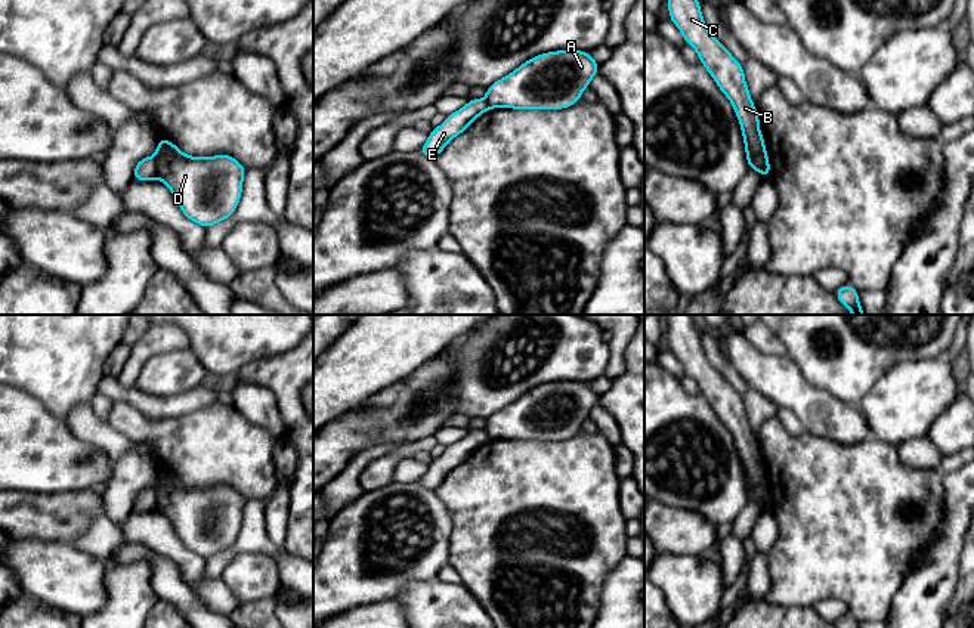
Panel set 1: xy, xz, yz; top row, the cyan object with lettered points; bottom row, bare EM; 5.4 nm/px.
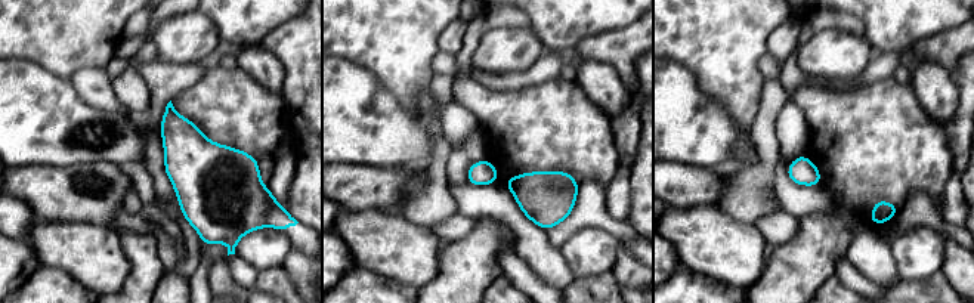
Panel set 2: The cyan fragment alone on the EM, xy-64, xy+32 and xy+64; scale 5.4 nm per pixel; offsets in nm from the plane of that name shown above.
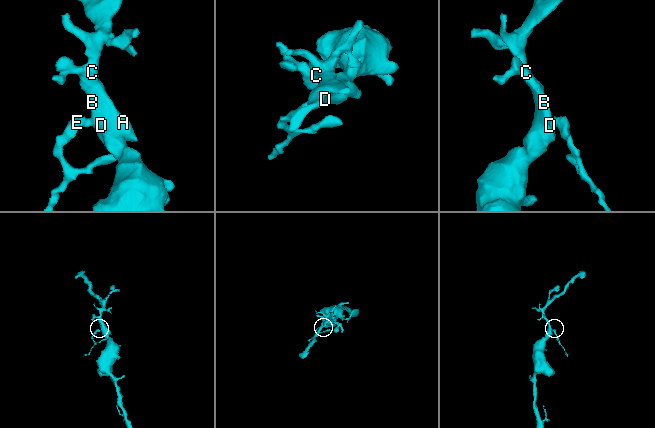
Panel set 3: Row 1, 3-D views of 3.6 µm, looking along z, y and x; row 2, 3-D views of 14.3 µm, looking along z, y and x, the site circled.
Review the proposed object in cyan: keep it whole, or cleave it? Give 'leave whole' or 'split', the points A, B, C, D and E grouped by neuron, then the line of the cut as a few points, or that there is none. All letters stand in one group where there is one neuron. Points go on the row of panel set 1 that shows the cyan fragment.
split | A B C D / E | xy (154, 155), (157, 176)

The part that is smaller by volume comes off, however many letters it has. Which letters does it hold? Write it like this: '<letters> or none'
E

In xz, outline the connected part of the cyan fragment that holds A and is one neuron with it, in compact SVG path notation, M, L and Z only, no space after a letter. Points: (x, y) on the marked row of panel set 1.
M588 50L541 53L491 84L485 99L491 109L565 109L581 100L581 93L597 72L600 72L600 65L590 56Z

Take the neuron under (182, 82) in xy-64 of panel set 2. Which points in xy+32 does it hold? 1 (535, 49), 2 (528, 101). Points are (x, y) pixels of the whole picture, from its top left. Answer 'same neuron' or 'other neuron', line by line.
1: other neuron
2: other neuron

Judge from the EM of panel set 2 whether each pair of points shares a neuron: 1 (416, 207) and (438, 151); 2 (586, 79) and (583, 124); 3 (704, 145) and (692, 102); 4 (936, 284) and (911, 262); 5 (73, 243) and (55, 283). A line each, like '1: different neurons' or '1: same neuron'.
1: same neuron
2: different neurons
3: same neuron
4: different neurons
5: different neurons

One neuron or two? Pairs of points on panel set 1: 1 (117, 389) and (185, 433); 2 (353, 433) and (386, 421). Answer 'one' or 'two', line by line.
1: two
2: one

